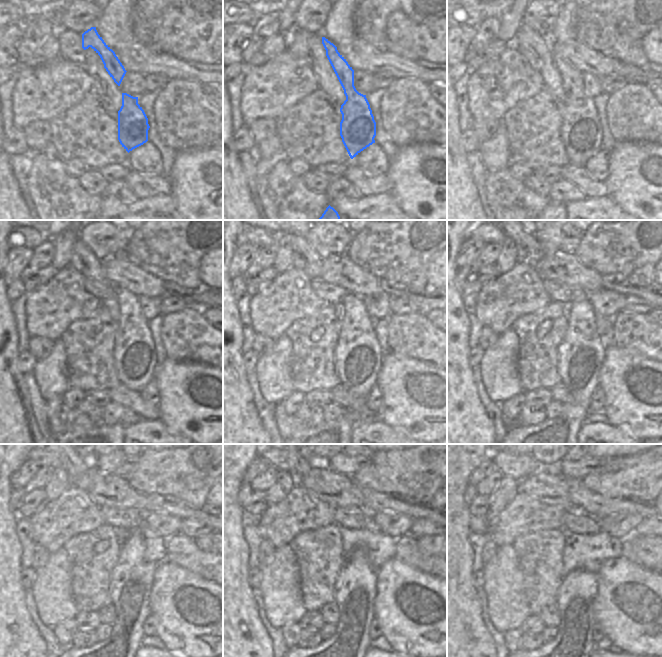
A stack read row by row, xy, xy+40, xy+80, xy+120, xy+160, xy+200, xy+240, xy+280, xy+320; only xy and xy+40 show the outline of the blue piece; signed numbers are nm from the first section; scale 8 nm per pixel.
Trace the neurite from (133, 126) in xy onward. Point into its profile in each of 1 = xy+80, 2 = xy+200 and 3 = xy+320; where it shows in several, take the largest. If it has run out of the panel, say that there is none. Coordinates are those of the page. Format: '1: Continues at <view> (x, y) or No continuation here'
1: Continues at xy+80 (581, 132)
2: Continues at xy+200 (580, 355)
3: Continues at xy+320 (572, 646)

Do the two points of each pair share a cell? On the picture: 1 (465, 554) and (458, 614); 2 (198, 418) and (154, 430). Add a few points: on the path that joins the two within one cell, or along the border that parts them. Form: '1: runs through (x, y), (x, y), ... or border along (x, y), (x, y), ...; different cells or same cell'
1: runs through (459, 569), (458, 599); same cell
2: border along (159, 419), (172, 433); different cells

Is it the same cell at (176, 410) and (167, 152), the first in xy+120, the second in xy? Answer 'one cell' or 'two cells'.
two cells

